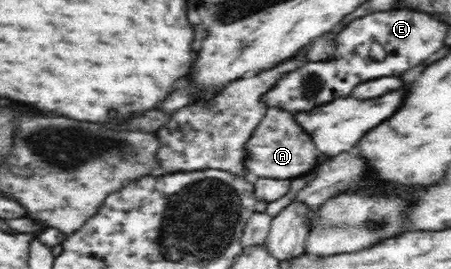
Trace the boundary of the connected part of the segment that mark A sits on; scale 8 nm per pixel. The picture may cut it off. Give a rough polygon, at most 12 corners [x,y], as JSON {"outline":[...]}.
{"outline":[[271,105],[246,140],[249,178],[292,180],[317,164],[317,145]]}

